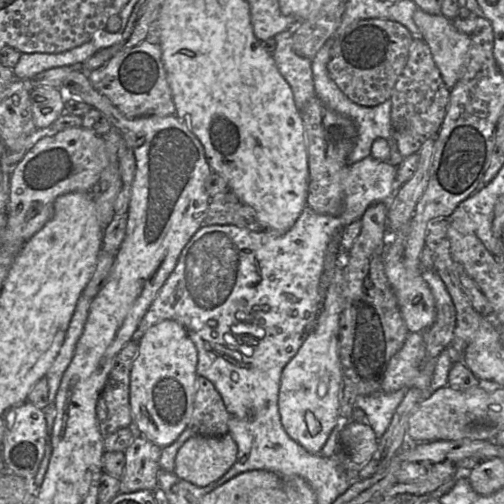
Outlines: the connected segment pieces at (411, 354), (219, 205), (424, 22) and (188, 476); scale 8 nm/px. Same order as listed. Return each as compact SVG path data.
M409 332L402 348L390 359L381 390L386 393L401 388L428 389L437 359L427 355L423 333Z
M230 189L210 199L204 224L233 224L252 231L266 230L257 219L254 210L243 203Z
M418 8L413 15L421 37L429 46L442 79L450 90L460 79L470 47L470 35L458 31L452 20Z
M228 433L219 436L194 434L179 449L173 472L181 479L204 487L220 479L236 462L238 447Z

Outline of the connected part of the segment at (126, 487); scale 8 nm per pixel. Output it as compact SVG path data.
M136 433L125 451L126 464L120 477L120 491L150 490L158 487L159 461L162 448Z

